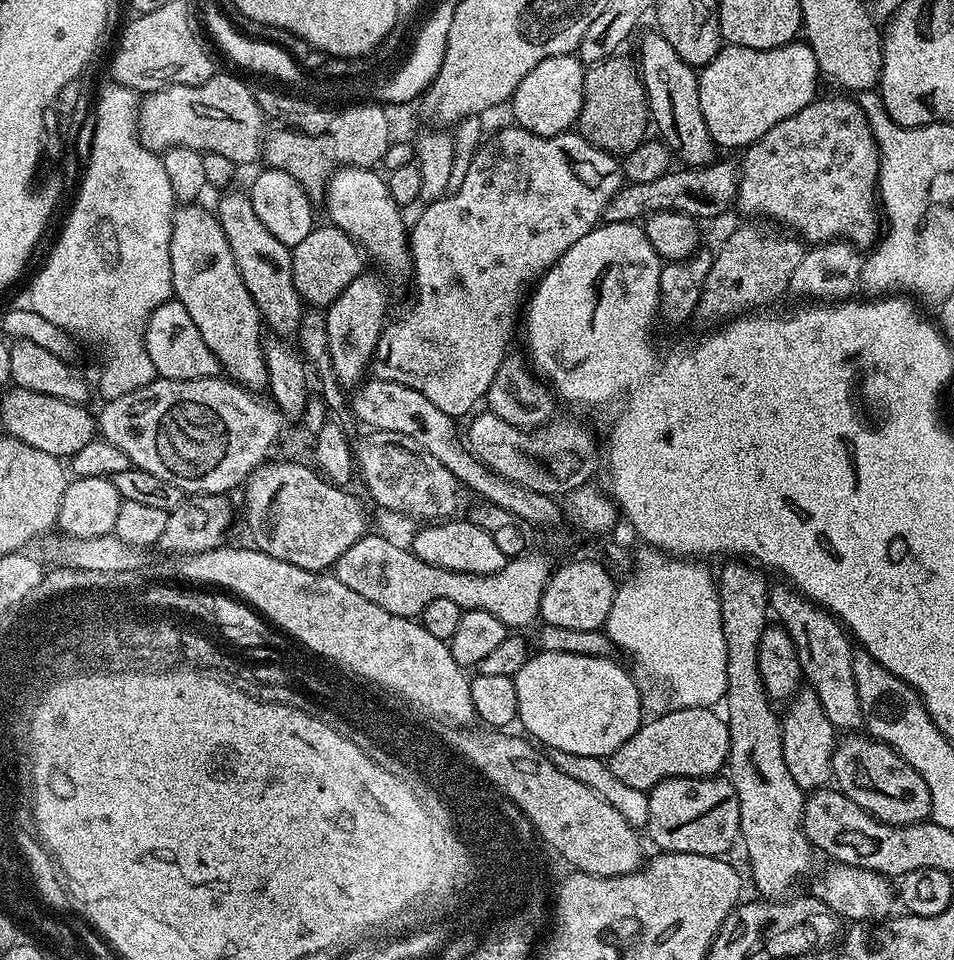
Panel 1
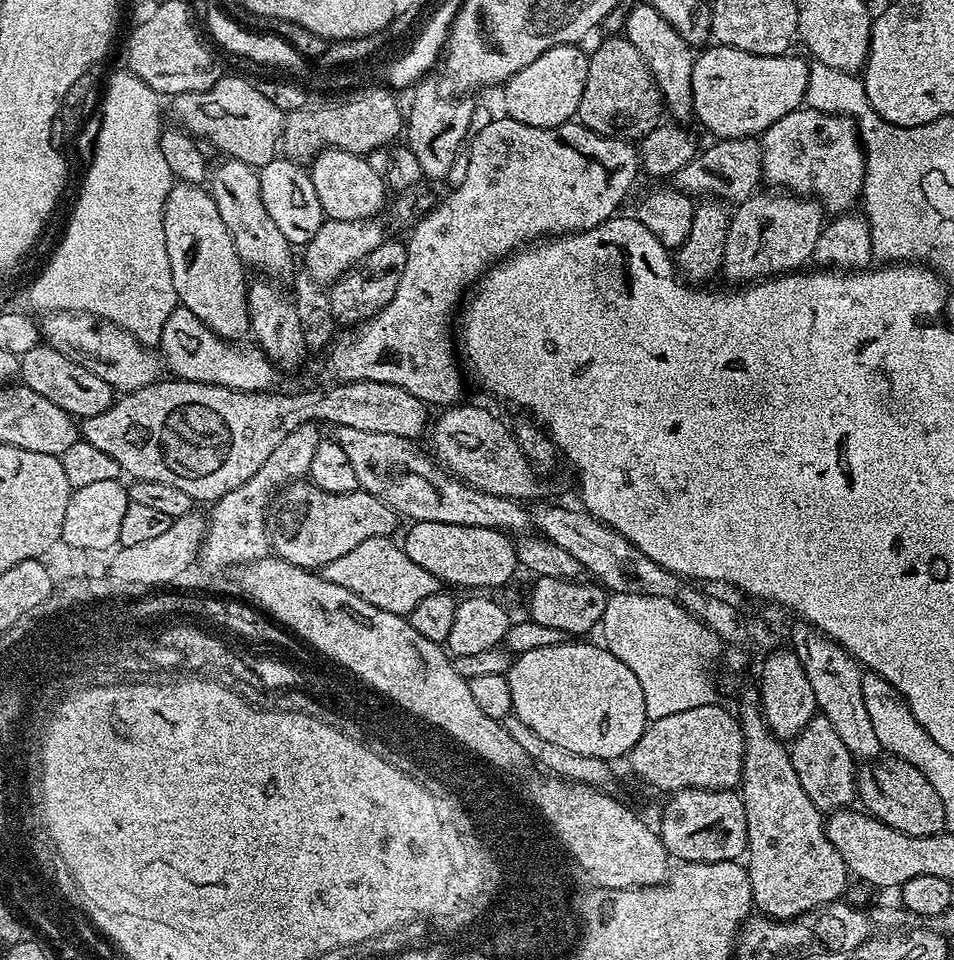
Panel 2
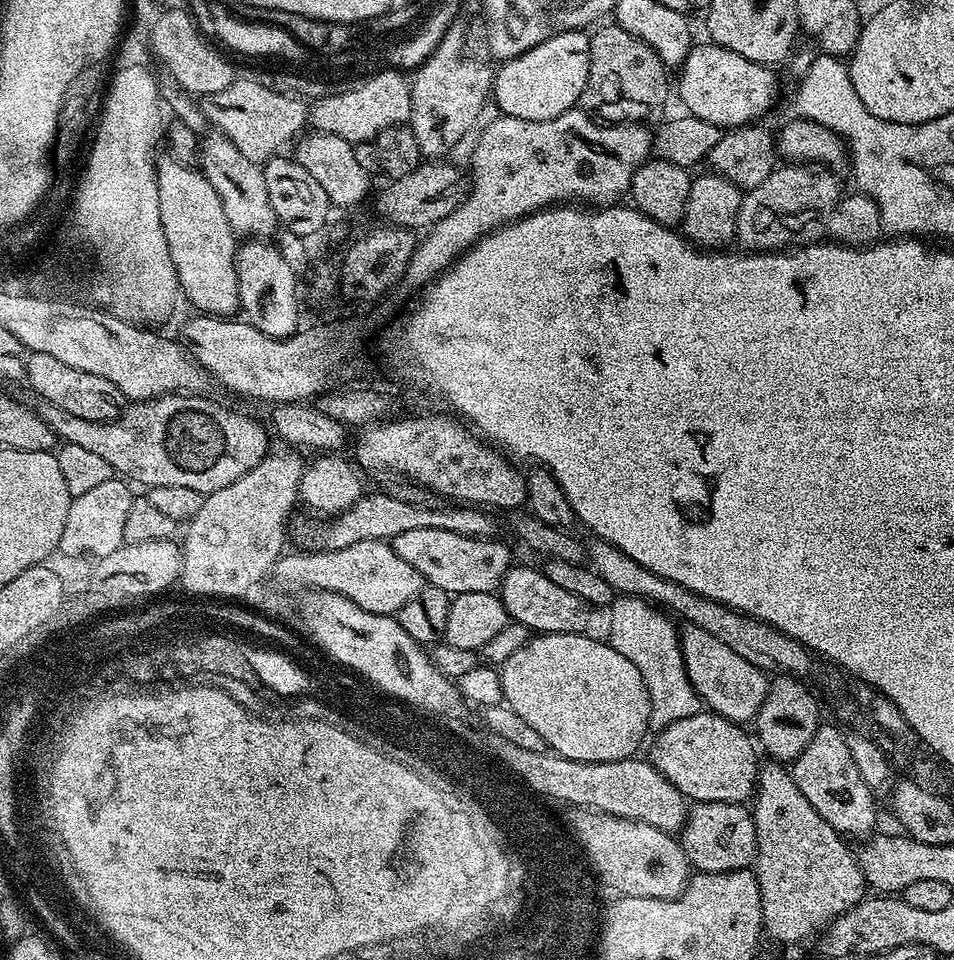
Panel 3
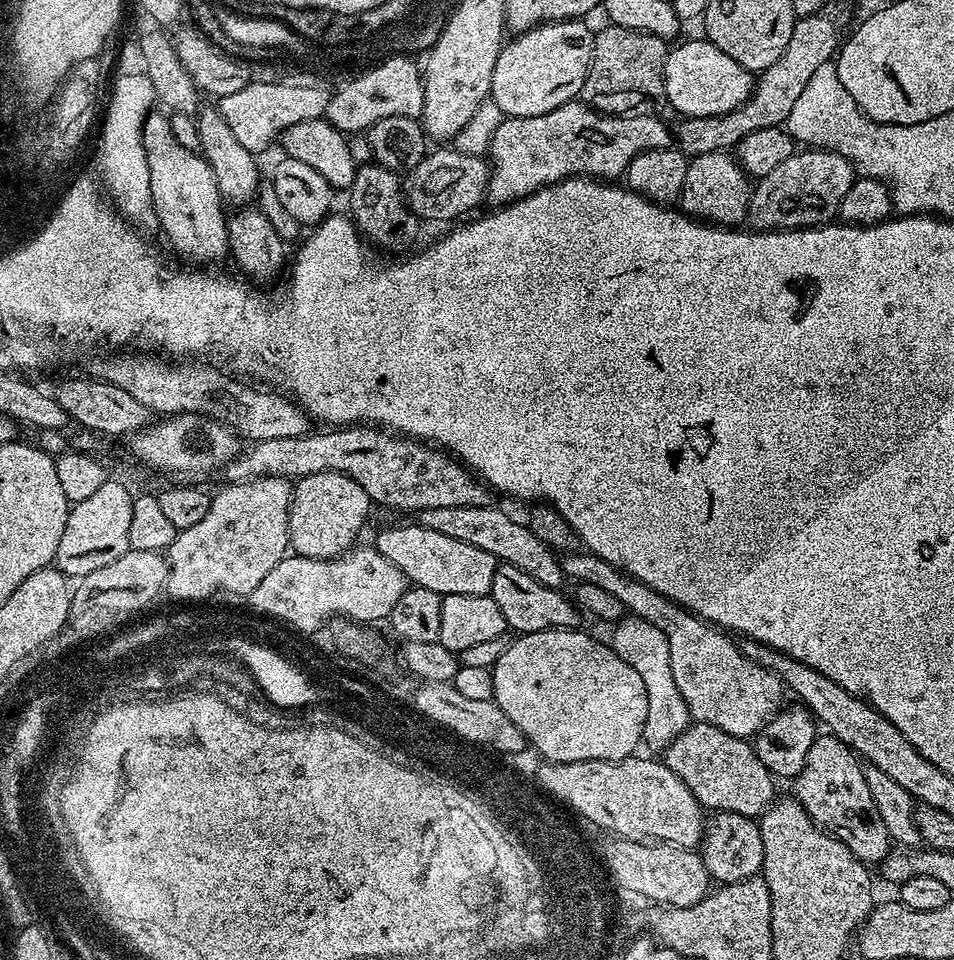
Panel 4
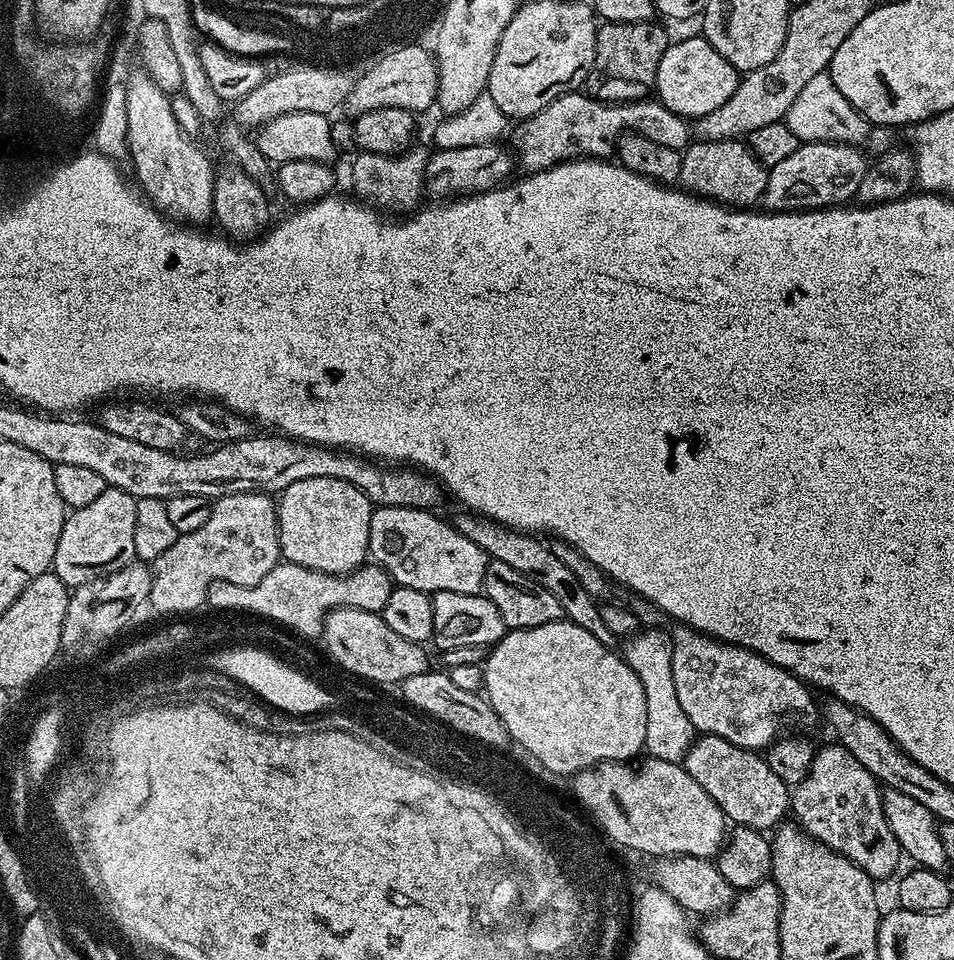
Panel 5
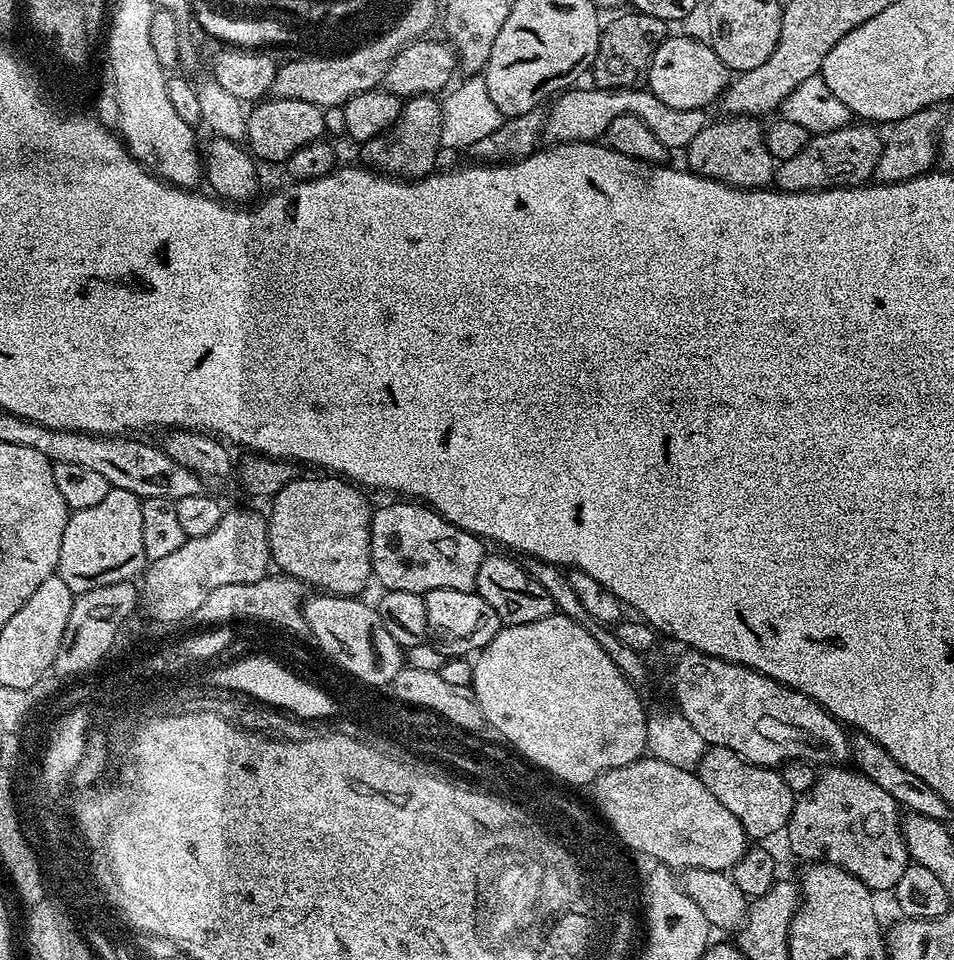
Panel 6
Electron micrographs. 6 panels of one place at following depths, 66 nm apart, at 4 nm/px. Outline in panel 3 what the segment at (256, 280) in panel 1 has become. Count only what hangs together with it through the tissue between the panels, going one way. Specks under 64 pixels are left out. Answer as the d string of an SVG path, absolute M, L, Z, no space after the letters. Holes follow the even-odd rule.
M212 130L203 137L198 167L206 182L210 182L218 193L222 210L226 213L226 222L230 222L237 237L272 238L277 235L278 221L270 206L270 194L266 194L264 169L257 161L246 158L246 154L242 154L242 150L238 150L230 138Z

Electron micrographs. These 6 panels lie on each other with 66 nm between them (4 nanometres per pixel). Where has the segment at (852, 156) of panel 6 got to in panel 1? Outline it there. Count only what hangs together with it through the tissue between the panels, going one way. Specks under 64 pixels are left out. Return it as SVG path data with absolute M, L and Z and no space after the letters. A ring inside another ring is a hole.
M744 222L728 236L724 248L715 249L710 274L694 313L698 321L715 325L719 316L735 318L763 309L771 300L788 292L788 283L802 262L806 248L795 235L768 222ZM772 227L772 228L771 228ZM780 231L780 232L779 232ZM788 235L788 236L787 236ZM800 244L801 245L800 245Z

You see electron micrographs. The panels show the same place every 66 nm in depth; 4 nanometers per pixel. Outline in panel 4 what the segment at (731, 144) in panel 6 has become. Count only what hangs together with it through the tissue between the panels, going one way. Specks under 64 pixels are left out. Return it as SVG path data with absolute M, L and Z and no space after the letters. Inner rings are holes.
M731 151L698 154L691 157L686 166L686 182L682 182L682 194L678 201L678 208L684 215L713 226L740 226L748 219L748 207L753 187L753 181Z

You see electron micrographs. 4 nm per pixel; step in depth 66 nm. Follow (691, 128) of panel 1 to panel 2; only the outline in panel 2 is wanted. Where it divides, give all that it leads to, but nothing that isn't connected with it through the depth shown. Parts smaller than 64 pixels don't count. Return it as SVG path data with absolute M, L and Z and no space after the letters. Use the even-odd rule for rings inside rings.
M650 2L636 4L632 9L627 9L622 36L633 44L638 54L642 54L646 66L652 71L667 115L672 115L669 117L676 122L684 122L687 116L691 117L692 71L696 61L693 45L688 44L686 38L682 38L682 34L678 34L678 30L674 30L674 26L670 26L670 22L666 22L666 18L662 18L662 14L658 14L658 10L654 10Z

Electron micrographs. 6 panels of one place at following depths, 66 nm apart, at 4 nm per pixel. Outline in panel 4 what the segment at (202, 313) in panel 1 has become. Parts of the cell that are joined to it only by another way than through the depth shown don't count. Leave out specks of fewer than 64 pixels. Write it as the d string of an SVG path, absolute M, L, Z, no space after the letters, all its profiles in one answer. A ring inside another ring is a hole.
M159 111L148 113L142 130L146 166L150 166L150 198L154 220L157 225L160 223L165 238L172 243L172 248L178 255L193 260L188 261L193 265L208 266L204 264L212 264L229 255L225 205L222 203L214 172L210 170L204 157L199 151L182 146L182 142L174 138L171 119L163 111Z

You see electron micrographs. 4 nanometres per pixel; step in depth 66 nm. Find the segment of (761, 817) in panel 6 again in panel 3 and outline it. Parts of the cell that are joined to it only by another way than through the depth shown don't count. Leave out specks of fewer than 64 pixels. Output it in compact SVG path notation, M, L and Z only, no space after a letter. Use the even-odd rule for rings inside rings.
M701 710L690 718L678 718L678 722L667 724L655 733L650 763L673 784L681 794L692 802L730 802L744 804L753 799L756 791L757 745L753 737L732 720L722 718L711 710Z

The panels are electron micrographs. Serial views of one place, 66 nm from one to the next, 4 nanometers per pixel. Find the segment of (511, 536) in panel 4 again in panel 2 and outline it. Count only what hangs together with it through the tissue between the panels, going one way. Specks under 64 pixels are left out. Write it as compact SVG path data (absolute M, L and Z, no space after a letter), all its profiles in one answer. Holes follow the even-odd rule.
M303 478L289 484L275 497L274 511L270 516L271 551L281 560L299 568L323 570L327 564L334 562L334 558L342 558L342 554L354 550L354 546L360 545L361 542L366 542L366 538L392 536L395 533L396 522L397 512L386 506L386 502L374 498L374 494L363 490L330 494Z

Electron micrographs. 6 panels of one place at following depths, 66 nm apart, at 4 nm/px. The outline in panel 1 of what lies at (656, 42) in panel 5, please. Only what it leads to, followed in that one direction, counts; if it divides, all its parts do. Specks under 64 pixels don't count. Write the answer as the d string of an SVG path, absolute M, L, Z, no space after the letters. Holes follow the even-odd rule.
M617 54L606 58L597 64L589 64L584 70L584 97L582 98L582 110L578 121L578 131L581 136L587 138L590 143L599 148L606 149L617 158L629 156L640 145L650 132L650 113L648 99L644 83L640 81L640 73L637 65L632 64L624 57Z

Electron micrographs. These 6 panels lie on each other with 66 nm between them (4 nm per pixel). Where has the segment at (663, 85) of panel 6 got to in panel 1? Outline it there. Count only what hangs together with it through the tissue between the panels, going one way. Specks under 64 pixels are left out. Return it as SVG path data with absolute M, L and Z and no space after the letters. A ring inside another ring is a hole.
M807 42L783 44L770 50L754 50L746 46L724 44L711 62L699 69L700 85L698 102L702 102L702 118L706 118L708 132L721 149L743 150L758 142L766 130L774 130L778 122L798 114L806 105L817 99L816 83L821 83L820 67L814 58L814 50Z

